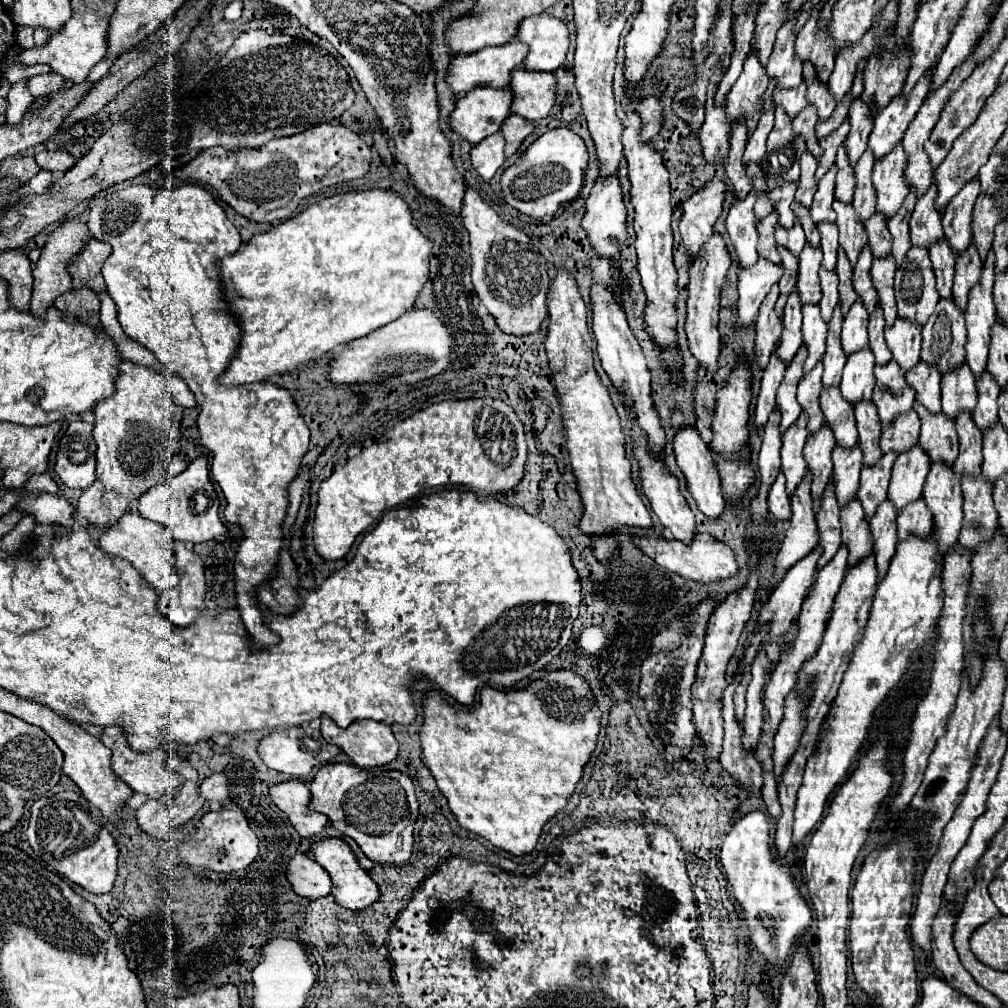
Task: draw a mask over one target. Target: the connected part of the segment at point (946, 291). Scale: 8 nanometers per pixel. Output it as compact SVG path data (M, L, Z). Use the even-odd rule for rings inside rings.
M946 240L930 248L930 260L932 260L932 270L936 276L936 288L940 298L952 300L952 278L954 278L956 256L952 254L950 246L946 246Z

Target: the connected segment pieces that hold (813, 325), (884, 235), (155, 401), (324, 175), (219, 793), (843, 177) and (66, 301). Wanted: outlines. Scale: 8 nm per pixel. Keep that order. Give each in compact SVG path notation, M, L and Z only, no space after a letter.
M818 304L802 306L802 342L808 350L808 358L804 362L804 374L808 374L820 360L826 350L826 332L828 326L820 318Z
M874 212L870 222L866 222L866 232L868 232L868 246L872 250L872 256L886 258L890 254L890 232L886 226L886 218Z
M124 362L120 376L116 380L116 392L112 398L102 400L98 408L94 408L94 440L98 444L96 450L96 480L92 482L92 486L88 486L82 496L78 498L78 506L76 506L76 514L80 520L90 522L98 528L106 528L112 526L114 522L118 522L120 516L124 516L130 510L130 502L140 498L148 488L156 486L158 482L166 482L168 480L168 472L170 472L170 458L178 454L180 450L180 420L182 420L182 412L184 408L178 406L170 394L168 394L168 378L144 368L144 366L136 366L132 362Z
M318 124L290 136L290 140L276 138L252 150L208 148L186 164L178 176L210 184L224 202L252 222L278 222L290 218L302 198L316 194L326 186L362 178L368 172L370 158L370 148L356 132L340 124Z
M212 774L200 784L200 796L208 804L222 804L228 798L228 780L224 774Z
M844 146L838 148L836 152L836 200L846 204L846 202L852 202L852 194L854 194L854 170L850 168L850 164L846 162L846 150Z
M80 286L80 288L70 288L62 296L56 298L56 306L64 312L74 312L74 314L98 314L100 300L90 290L90 286Z

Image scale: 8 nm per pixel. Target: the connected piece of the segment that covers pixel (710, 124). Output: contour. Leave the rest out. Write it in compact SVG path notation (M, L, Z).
M718 74L718 78L714 78L714 82L710 84L710 98L706 104L706 120L698 134L698 140L702 146L702 158L708 166L726 162L728 136L732 132L732 130L726 130L726 114L722 114L722 106L714 108L714 104L712 104L714 92L716 92L716 86L720 80L722 80L722 74Z

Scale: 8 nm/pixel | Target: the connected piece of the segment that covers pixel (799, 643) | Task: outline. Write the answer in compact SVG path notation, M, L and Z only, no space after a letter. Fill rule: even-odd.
M838 550L838 554L832 558L832 562L828 562L820 572L818 572L818 582L814 586L814 590L810 592L810 596L804 600L802 604L802 612L800 612L800 618L798 618L798 632L796 632L796 638L794 642L786 644L782 648L782 654L780 654L780 662L776 666L776 670L772 672L772 678L770 682L766 684L766 690L764 690L764 702L766 702L766 726L764 726L764 732L762 732L762 740L758 742L756 746L756 760L760 762L762 766L762 778L764 778L764 786L762 786L762 798L764 798L764 804L766 804L766 810L768 814L778 820L780 818L780 804L778 804L778 792L776 792L776 780L774 780L774 772L772 772L772 738L776 734L776 728L778 728L778 722L782 720L782 706L784 706L784 698L786 694L792 690L794 682L796 682L796 674L798 670L802 668L802 664L806 662L806 658L810 658L810 654L814 654L814 650L818 648L818 642L822 642L822 626L826 624L826 618L830 618L830 606L834 602L834 596L842 584L846 576L846 550Z

